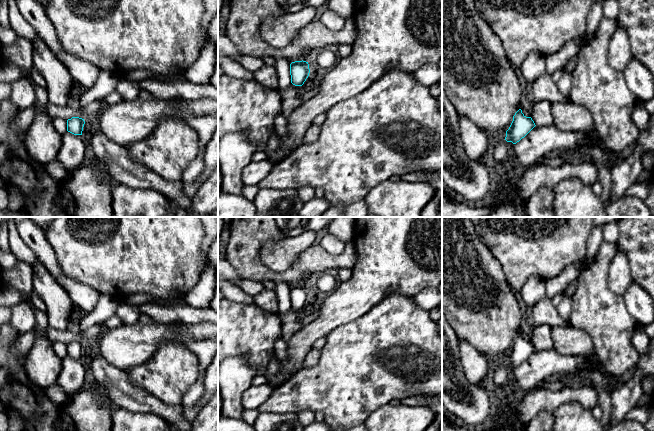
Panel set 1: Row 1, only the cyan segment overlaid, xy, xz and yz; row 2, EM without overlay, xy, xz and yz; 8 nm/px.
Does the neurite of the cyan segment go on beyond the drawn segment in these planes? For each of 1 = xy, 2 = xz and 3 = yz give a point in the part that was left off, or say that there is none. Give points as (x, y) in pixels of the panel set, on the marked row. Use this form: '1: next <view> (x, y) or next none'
1: next none
2: next none
3: next none

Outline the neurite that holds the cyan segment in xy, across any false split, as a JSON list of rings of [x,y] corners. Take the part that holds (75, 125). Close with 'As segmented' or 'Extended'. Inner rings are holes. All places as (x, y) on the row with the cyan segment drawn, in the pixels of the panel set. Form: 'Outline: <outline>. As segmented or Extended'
Outline: [[[72,117],[67,120],[67,131],[74,135],[82,135],[85,121],[79,117]]]. As segmented

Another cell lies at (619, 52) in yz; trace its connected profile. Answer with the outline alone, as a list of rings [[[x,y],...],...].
[[[617,26],[608,45],[608,63],[614,70],[624,71],[631,57],[628,33]]]

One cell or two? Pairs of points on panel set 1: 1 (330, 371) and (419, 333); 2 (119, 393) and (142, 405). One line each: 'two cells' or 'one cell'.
1: one cell
2: one cell

